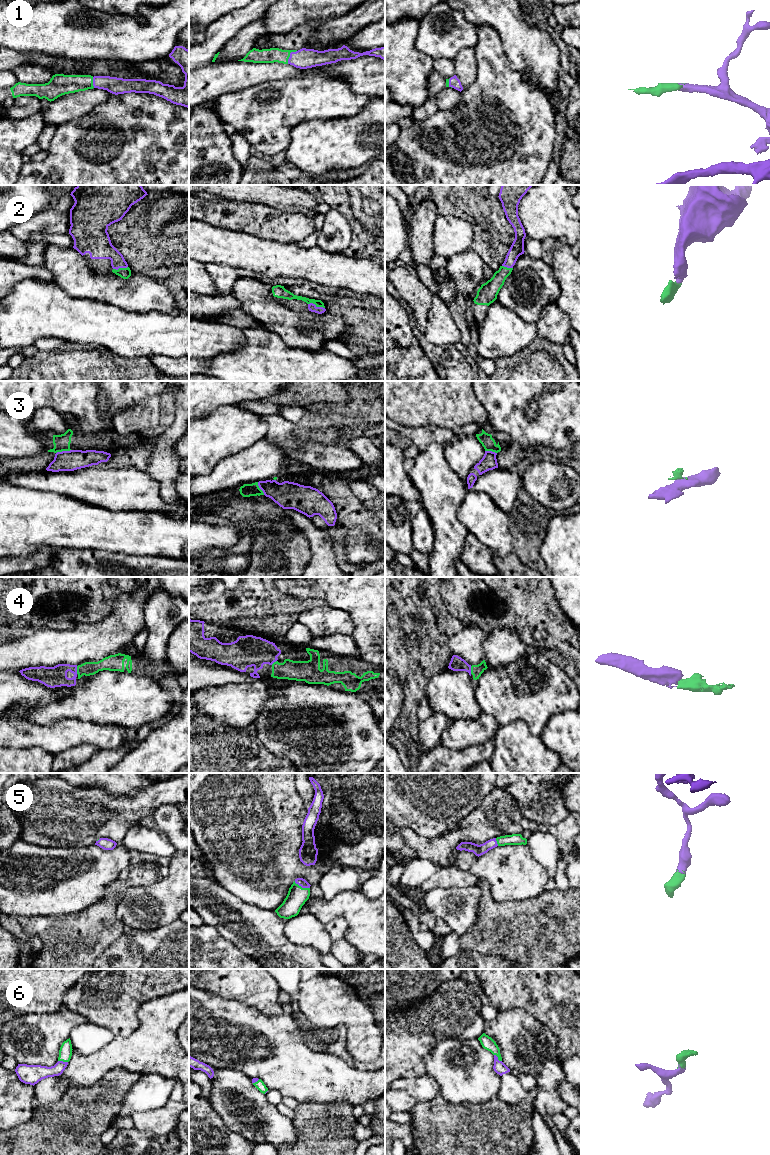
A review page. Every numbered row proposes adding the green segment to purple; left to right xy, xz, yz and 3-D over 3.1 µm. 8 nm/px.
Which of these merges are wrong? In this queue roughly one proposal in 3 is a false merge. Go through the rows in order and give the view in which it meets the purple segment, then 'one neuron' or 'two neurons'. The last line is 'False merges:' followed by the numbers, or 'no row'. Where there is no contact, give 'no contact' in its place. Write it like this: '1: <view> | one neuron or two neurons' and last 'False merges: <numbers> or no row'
1: xz | one neuron
2: xz | one neuron
3: xy | two neurons
4: xy | one neuron
5: xz | one neuron
6: xy | one neuron
False merges: 3

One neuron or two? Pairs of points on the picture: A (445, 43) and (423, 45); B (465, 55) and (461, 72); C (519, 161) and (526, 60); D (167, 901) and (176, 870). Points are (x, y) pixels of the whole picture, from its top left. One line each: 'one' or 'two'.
A: one
B: one
C: two
D: one

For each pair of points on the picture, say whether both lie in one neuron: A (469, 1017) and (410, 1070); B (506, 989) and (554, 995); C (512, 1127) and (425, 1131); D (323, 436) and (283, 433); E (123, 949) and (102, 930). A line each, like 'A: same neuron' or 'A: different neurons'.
A: same neuron
B: same neuron
C: same neuron
D: different neurons
E: different neurons

